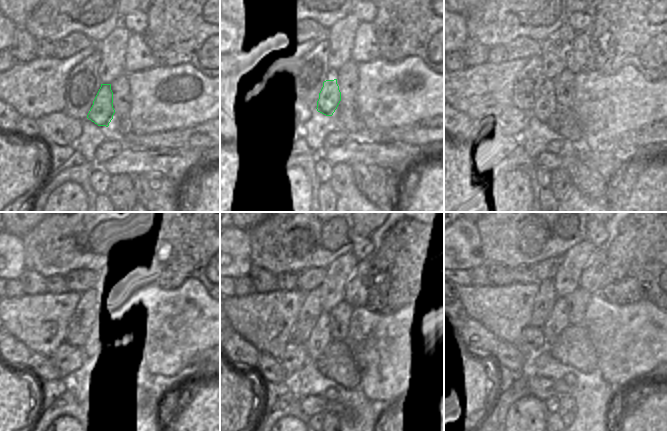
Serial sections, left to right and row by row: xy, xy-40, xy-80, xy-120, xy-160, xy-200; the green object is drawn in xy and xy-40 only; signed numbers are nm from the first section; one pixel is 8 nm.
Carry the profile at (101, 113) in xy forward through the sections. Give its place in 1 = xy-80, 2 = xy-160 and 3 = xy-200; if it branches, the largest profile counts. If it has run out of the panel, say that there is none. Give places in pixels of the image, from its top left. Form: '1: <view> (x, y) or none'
1: xy-80 (546, 106)
2: xy-160 (320, 337)
3: xy-200 (557, 320)

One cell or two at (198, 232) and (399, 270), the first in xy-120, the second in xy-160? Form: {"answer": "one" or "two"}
{"answer": "one"}

